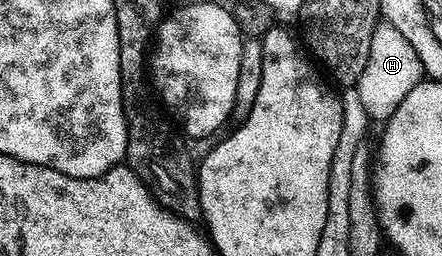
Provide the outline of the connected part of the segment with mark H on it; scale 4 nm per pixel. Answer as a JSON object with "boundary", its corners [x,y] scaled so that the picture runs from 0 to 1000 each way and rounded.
{"boundary":[[[885,98],[848,109],[835,184],[835,246],[826,246],[826,277],[817,277],[808,336],[817,406],[837,469],[873,480],[889,434],[898,434],[907,387],[916,387],[916,371],[925,371],[925,355],[934,355],[959,301],[957,246],[925,160],[912,152],[907,121]]]}

